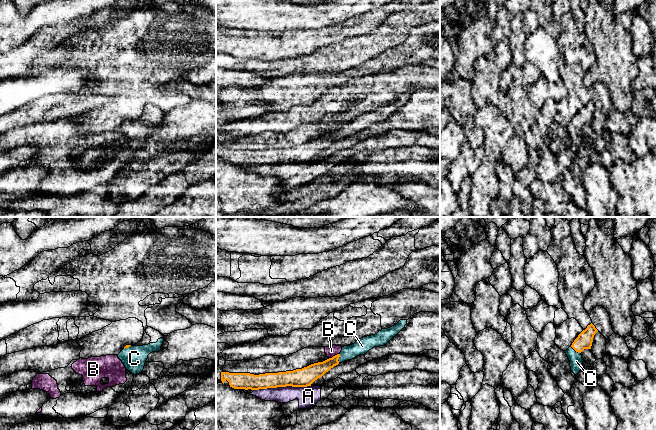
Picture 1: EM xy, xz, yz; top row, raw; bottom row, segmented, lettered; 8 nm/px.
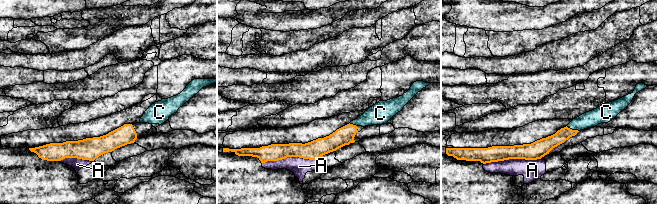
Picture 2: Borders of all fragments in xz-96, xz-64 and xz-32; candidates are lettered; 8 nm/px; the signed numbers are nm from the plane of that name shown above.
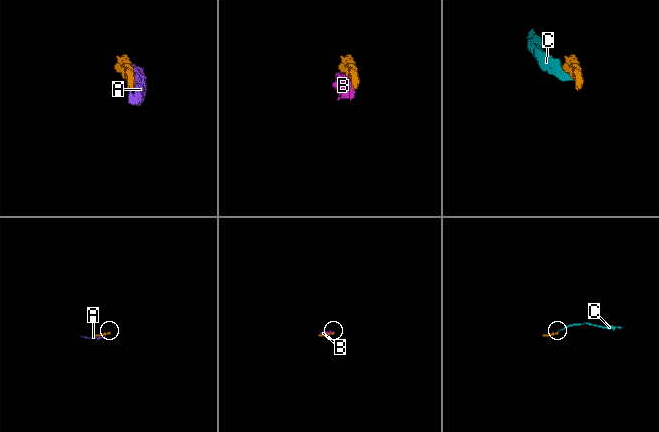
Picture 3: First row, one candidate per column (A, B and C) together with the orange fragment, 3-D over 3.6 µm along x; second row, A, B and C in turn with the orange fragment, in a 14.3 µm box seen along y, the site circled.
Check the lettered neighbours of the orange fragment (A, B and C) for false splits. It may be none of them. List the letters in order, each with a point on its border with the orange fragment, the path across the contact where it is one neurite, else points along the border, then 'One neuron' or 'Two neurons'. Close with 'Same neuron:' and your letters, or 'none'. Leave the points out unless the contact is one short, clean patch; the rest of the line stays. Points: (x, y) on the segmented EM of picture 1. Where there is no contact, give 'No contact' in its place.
A: Touches orange at xz (282, 386). Two neurons
B: Touches orange at xz (335, 355). Two neurons
C: Touches orange at yz (576, 351). Path across: yz (584, 340), (576, 351), (576, 361). One neuron
Same neuron: C

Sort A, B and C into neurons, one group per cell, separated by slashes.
A / B / C

